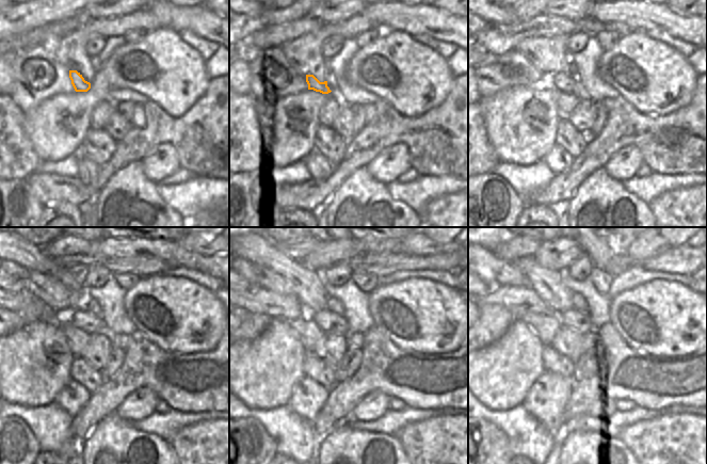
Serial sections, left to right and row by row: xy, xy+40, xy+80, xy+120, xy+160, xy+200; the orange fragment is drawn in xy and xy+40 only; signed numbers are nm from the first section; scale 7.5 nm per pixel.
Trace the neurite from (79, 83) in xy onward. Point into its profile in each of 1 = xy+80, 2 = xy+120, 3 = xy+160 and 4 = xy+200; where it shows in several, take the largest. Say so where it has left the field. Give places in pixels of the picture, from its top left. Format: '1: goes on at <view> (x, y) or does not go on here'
1: goes on at xy+80 (562, 81)
2: goes on at xy+120 (83, 319)
3: goes on at xy+160 (328, 322)
4: goes on at xy+200 (573, 319)

